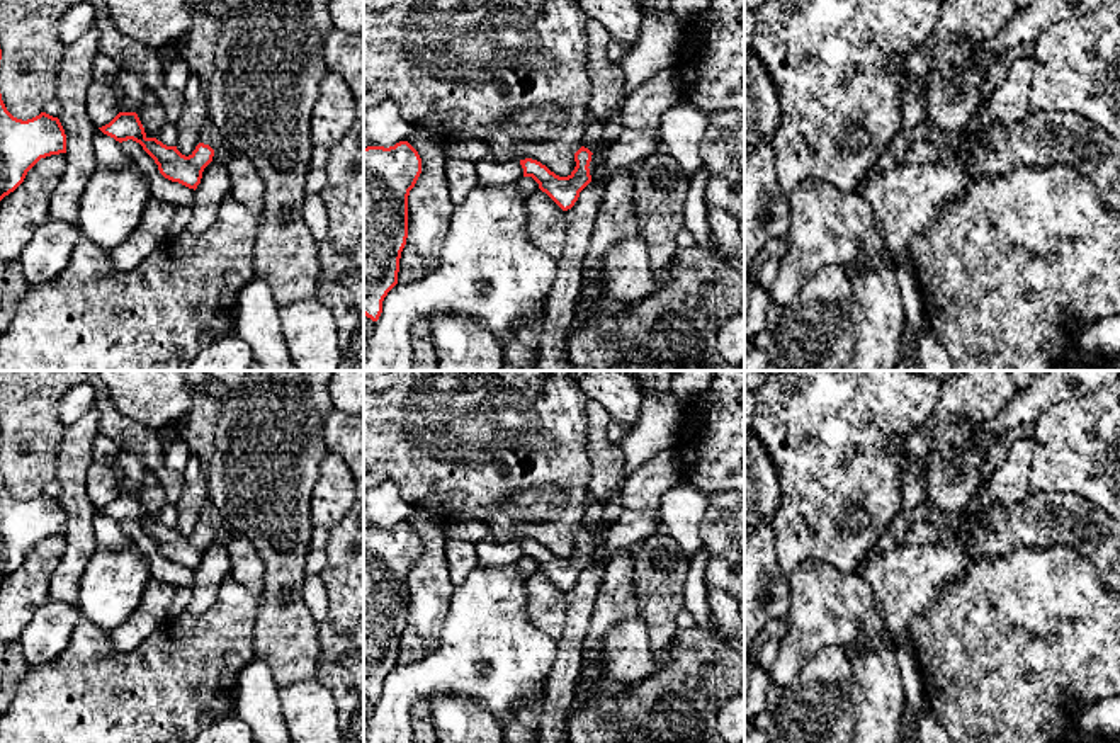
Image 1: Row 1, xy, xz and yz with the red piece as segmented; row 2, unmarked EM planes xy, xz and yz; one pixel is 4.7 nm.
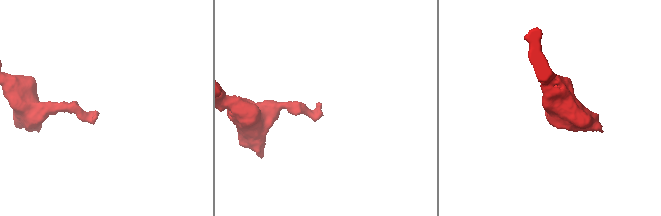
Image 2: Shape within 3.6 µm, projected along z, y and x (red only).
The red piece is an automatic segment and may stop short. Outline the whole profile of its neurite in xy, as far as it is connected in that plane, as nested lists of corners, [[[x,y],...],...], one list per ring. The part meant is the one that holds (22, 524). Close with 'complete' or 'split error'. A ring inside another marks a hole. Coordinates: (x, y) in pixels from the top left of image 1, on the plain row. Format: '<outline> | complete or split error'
[[[0,474],[0,581],[24,563],[41,539],[59,534],[66,534],[59,500],[46,493],[27,502],[17,500]]] | complete

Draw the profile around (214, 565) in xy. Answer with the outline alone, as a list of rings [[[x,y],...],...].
[[[211,542],[204,553],[201,564],[194,571],[192,593],[187,612],[201,615],[214,604],[221,580],[229,575],[229,558],[226,546]]]

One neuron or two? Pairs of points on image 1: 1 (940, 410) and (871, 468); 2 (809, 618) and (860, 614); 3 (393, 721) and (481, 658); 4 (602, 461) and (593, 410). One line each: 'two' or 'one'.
1: two
2: one
3: one
4: one

